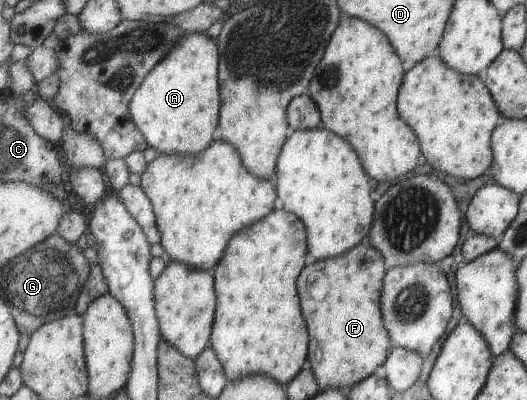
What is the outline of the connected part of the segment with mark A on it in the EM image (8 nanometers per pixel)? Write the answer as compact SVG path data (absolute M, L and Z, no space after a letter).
M188 33L144 77L130 99L130 118L146 141L160 155L196 155L216 137L220 111L215 40L202 33Z

